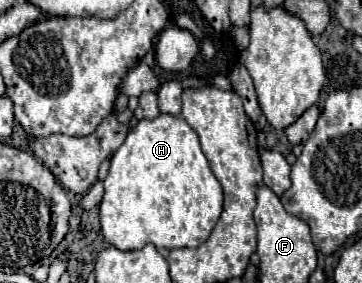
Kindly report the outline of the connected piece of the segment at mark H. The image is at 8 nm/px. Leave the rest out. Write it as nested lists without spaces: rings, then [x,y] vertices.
[[[162,113],[162,115],[158,115],[156,119],[140,119],[138,125],[128,133],[128,137],[126,137],[126,141],[120,145],[120,149],[114,153],[114,157],[112,157],[112,161],[110,161],[108,177],[104,179],[104,199],[102,199],[102,203],[100,203],[100,225],[102,225],[104,239],[106,239],[110,245],[114,245],[114,247],[118,247],[118,249],[122,249],[122,251],[142,249],[146,243],[154,243],[156,247],[166,247],[166,249],[176,249],[176,247],[190,247],[190,249],[192,249],[192,247],[202,245],[202,243],[210,237],[210,233],[212,233],[212,229],[214,229],[214,225],[218,223],[220,213],[222,213],[222,199],[224,199],[222,185],[220,185],[220,181],[214,177],[214,173],[212,173],[212,169],[210,169],[210,165],[208,165],[208,161],[206,161],[206,157],[204,157],[204,153],[202,153],[202,149],[200,149],[200,139],[198,139],[196,131],[194,131],[182,117],[178,117],[178,115],[164,115],[164,113]]]

